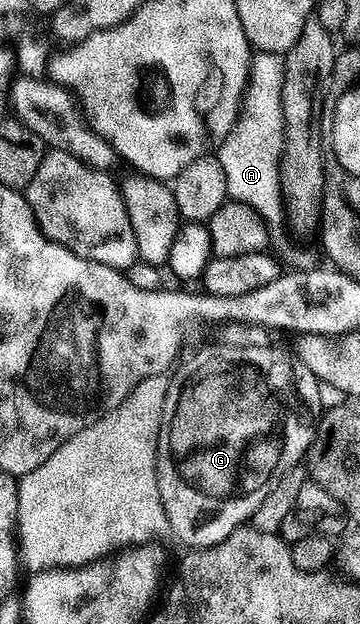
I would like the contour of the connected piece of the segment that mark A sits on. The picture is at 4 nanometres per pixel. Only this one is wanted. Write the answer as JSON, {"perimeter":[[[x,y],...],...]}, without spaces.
{"perimeter":[[[255,53],[250,60],[250,78],[234,127],[223,142],[217,143],[216,157],[224,168],[226,192],[233,201],[251,206],[268,224],[282,222],[282,186],[278,183],[278,165],[284,148],[284,88],[285,57],[281,54]]]}

